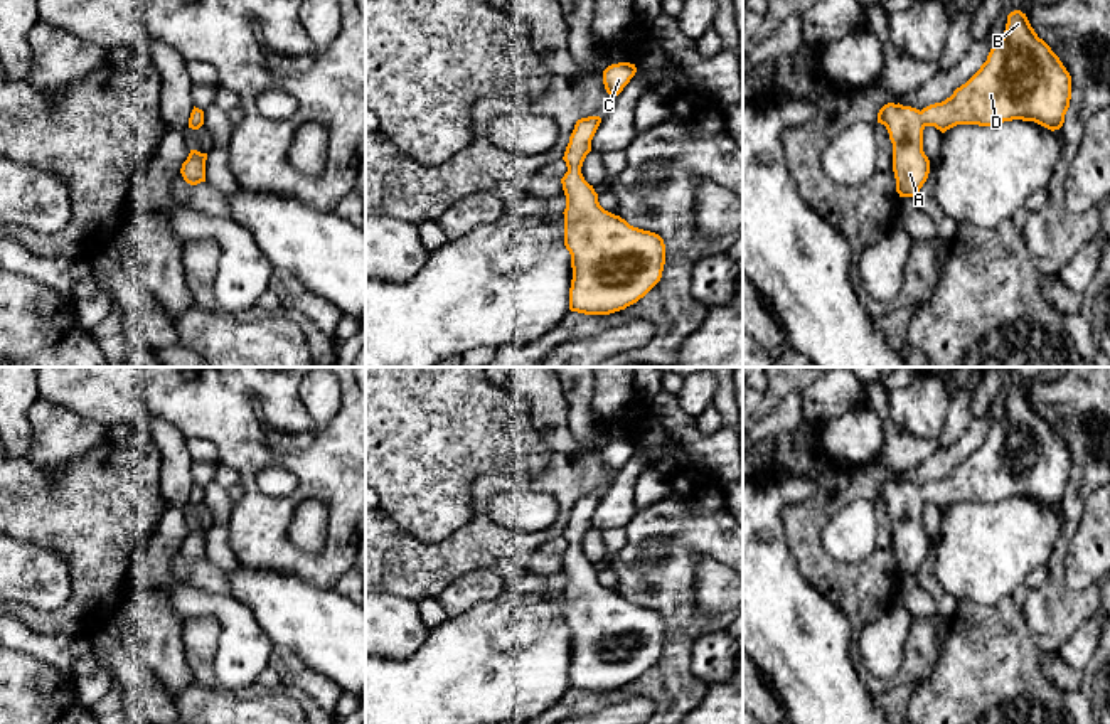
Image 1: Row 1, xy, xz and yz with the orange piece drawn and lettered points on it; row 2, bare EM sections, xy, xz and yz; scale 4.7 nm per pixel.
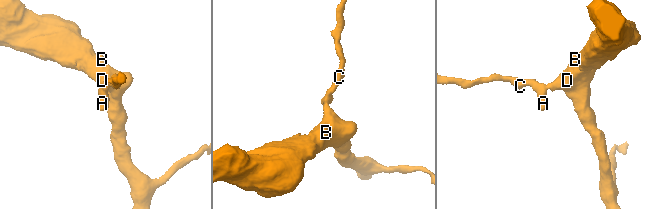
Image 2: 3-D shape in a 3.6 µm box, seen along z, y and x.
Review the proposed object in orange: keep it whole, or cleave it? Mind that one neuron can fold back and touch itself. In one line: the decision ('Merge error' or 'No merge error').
No merge error

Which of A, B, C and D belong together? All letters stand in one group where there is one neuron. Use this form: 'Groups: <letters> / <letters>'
Groups: A B C D

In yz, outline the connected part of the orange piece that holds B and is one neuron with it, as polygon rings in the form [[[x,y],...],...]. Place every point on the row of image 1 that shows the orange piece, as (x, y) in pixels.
[[[1014,10],[1007,15],[1004,35],[990,49],[980,69],[950,98],[930,104],[921,111],[911,106],[888,103],[878,113],[878,123],[884,125],[893,143],[893,172],[899,197],[915,197],[930,173],[930,160],[923,152],[923,130],[935,126],[942,133],[957,125],[994,126],[1004,121],[1034,121],[1051,131],[1059,130],[1071,99],[1071,76],[1051,51],[1038,37],[1026,13]]]

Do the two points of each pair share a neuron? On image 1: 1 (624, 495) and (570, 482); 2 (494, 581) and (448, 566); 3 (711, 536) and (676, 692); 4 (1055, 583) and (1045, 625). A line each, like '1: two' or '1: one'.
1: two
2: two
3: one
4: one

